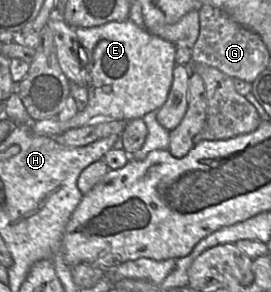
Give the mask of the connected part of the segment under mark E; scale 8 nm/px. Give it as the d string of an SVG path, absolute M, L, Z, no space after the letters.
M130 19L111 21L90 28L78 27L74 28L74 31L85 57L87 106L67 121L59 121L56 117L31 121L32 130L36 135L57 136L68 129L82 127L95 121L142 119L147 113L157 112L163 106L171 88L176 65L176 46L173 43L148 33L147 29L140 28Z

